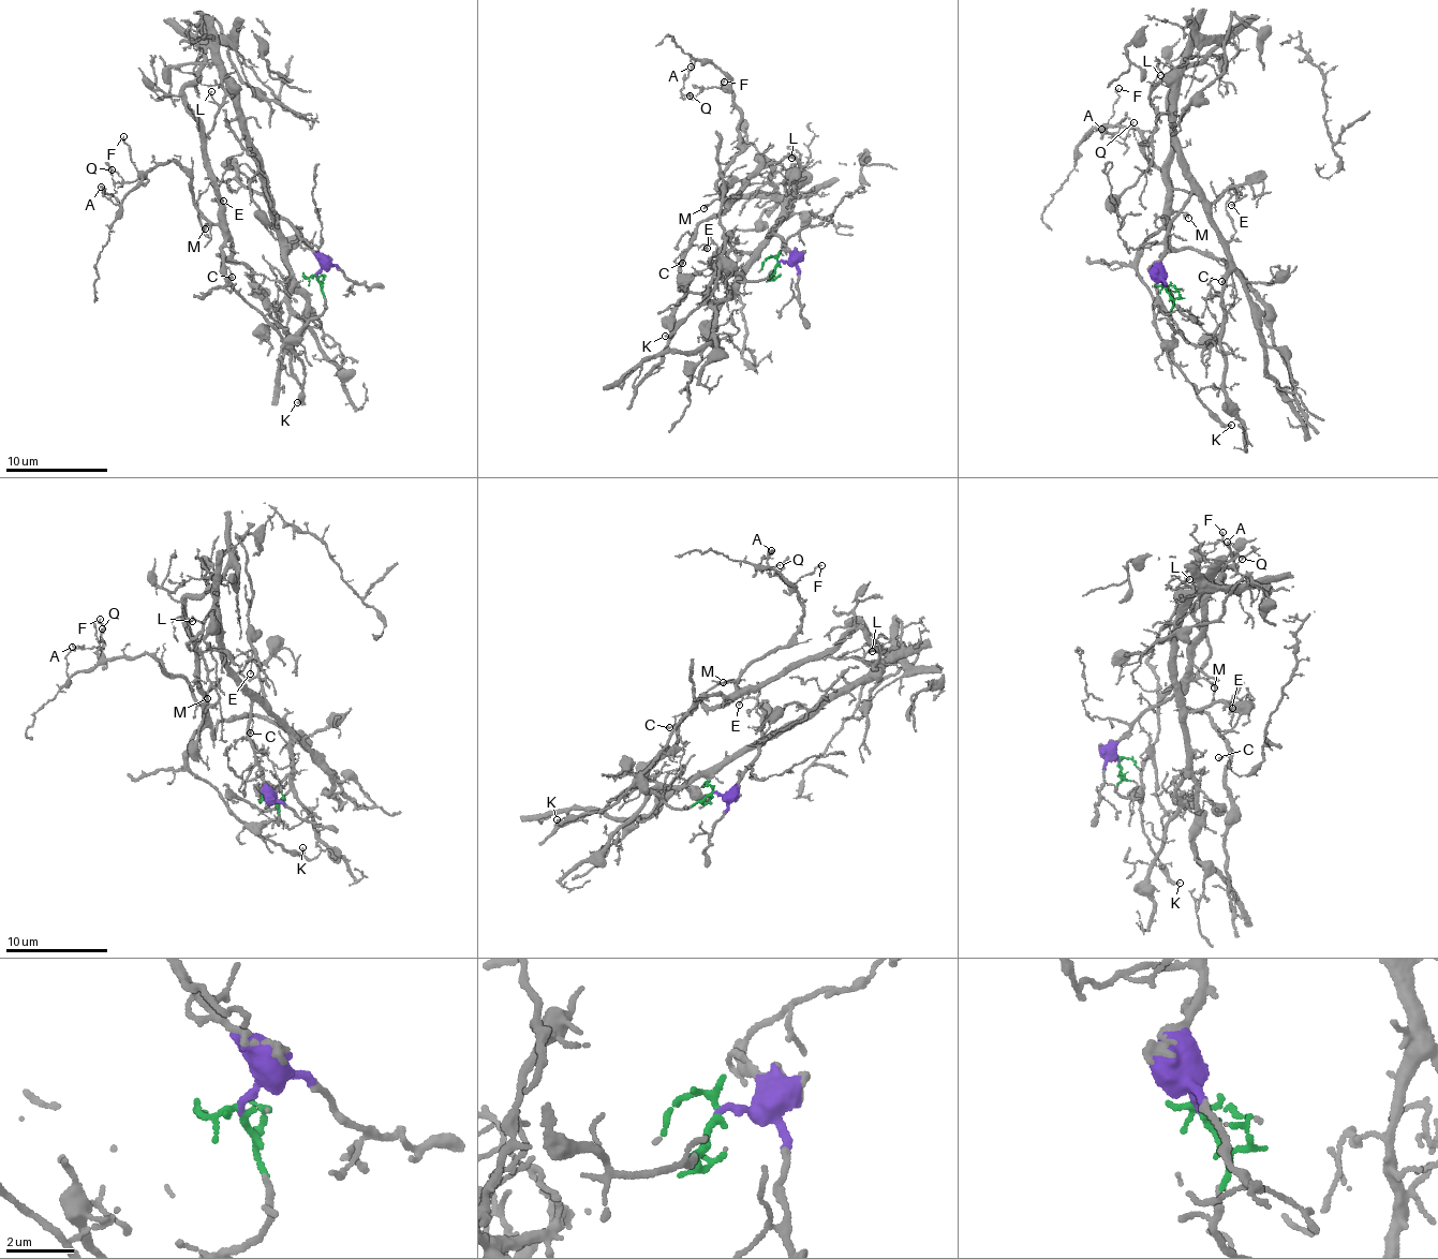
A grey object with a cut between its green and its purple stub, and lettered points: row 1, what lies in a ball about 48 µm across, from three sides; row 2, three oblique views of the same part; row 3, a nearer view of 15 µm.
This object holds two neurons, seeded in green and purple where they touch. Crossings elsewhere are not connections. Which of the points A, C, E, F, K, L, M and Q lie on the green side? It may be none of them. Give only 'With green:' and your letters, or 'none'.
With green: A, C, F, K, M, Q

